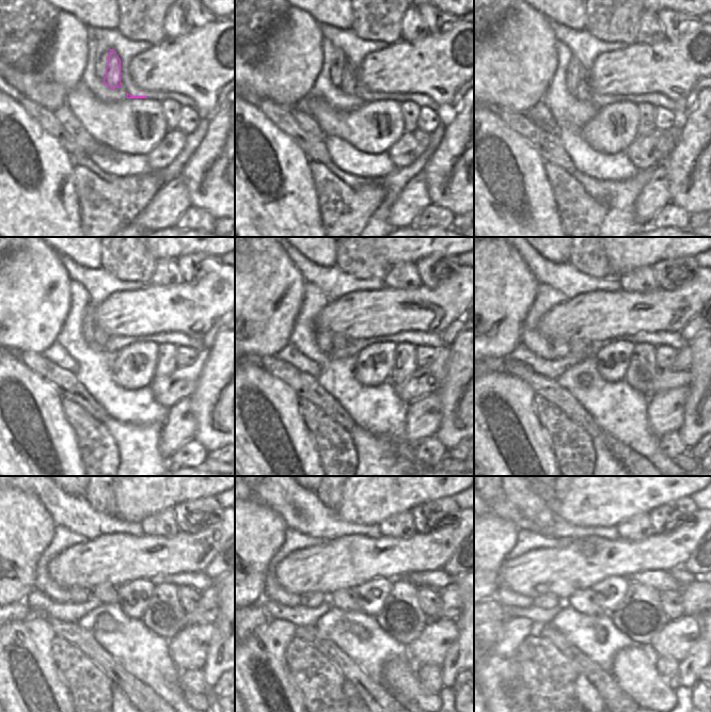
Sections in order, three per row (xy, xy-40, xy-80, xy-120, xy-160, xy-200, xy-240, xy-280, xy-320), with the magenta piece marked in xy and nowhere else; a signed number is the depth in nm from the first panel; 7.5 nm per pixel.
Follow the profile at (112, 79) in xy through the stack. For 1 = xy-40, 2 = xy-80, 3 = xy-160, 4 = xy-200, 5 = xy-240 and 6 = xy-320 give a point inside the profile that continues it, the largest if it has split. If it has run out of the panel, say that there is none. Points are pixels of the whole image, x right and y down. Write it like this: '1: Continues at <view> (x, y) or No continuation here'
1: Continues at xy-40 (350, 83)
2: Continues at xy-80 (583, 92)
3: Continues at xy-160 (343, 347)
4: Continues at xy-200 (582, 348)
5: Continues at xy-240 (106, 595)
6: Continues at xy-320 (585, 601)

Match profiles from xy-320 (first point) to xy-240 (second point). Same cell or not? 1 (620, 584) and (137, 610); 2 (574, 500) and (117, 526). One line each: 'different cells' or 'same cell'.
1: same cell
2: different cells

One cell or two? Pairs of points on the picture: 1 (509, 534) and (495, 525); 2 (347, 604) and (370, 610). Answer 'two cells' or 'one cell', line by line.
1: one cell
2: two cells

